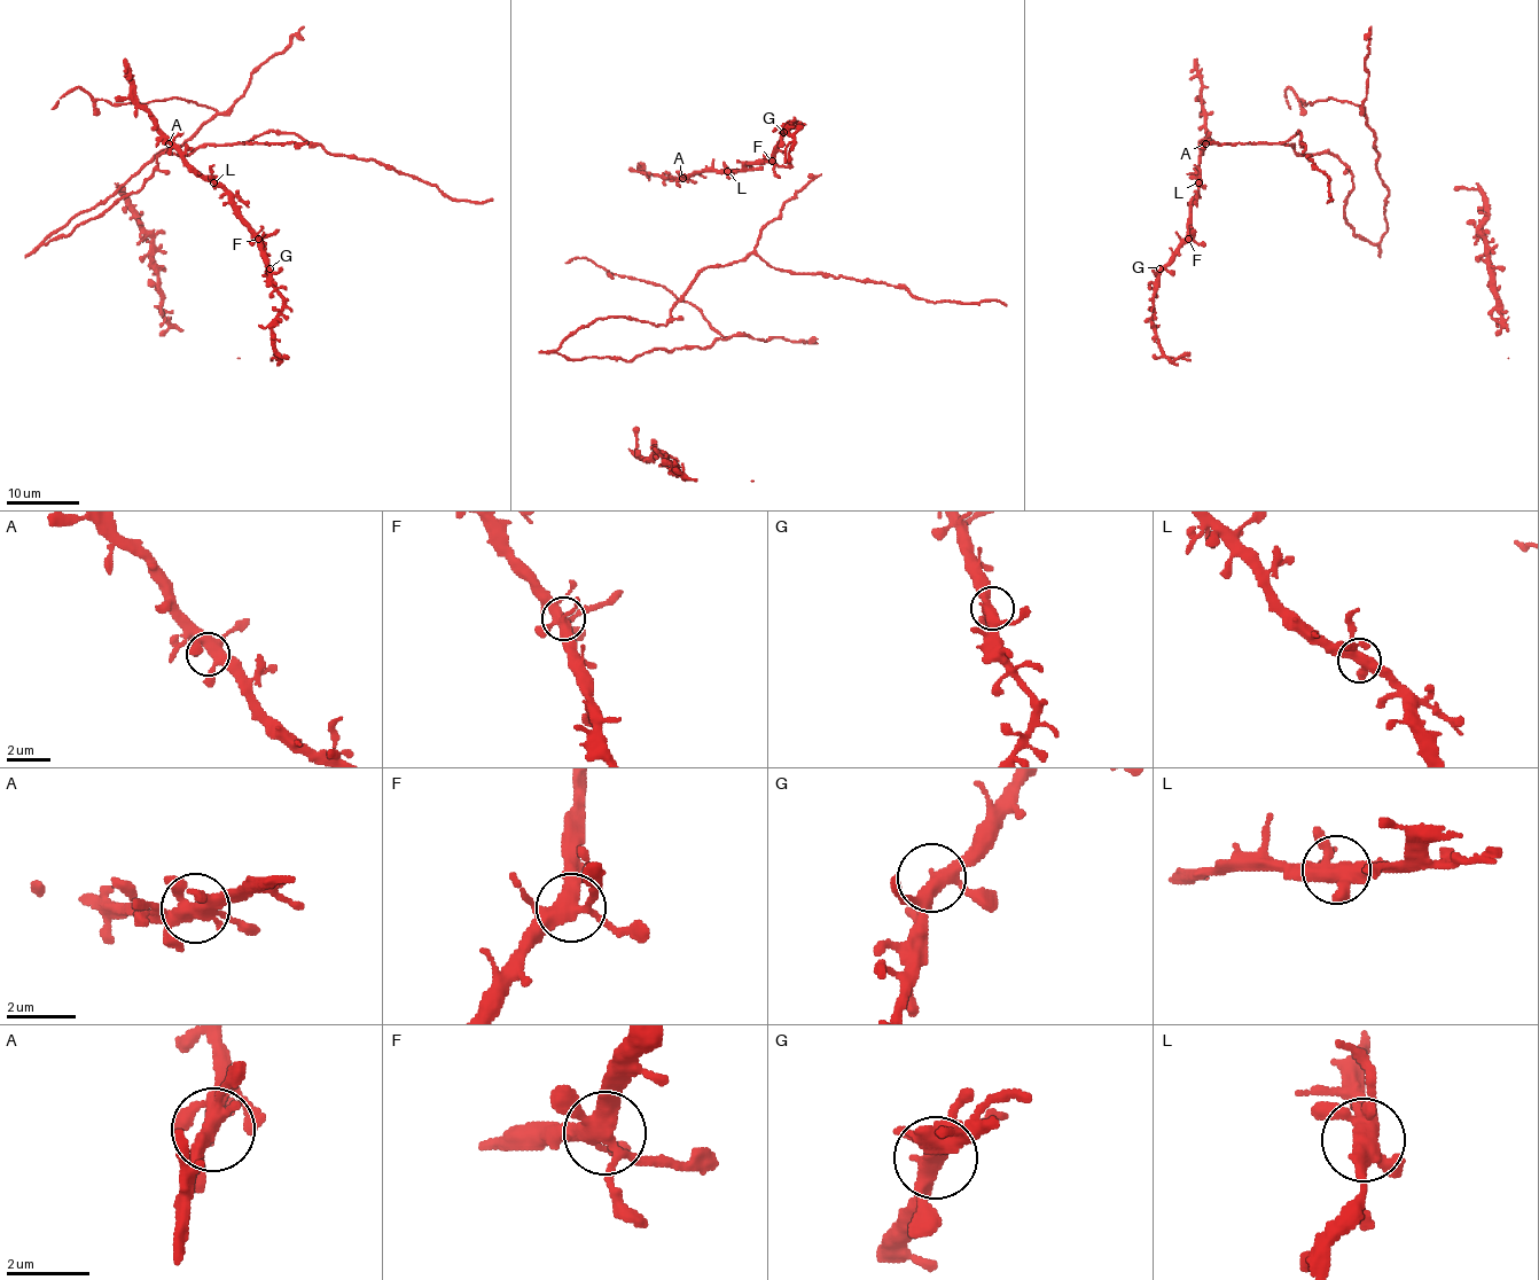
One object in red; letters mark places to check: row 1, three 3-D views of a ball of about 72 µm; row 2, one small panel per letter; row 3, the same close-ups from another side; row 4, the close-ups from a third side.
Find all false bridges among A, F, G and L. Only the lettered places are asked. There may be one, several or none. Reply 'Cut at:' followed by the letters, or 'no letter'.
Cut at: no letter

